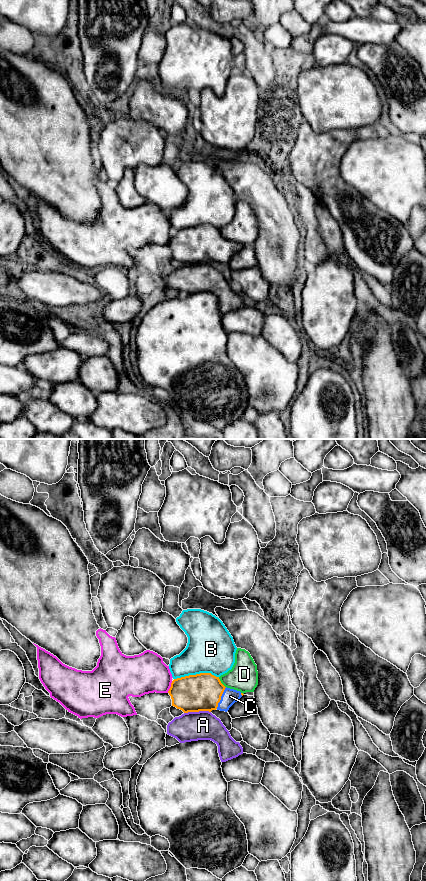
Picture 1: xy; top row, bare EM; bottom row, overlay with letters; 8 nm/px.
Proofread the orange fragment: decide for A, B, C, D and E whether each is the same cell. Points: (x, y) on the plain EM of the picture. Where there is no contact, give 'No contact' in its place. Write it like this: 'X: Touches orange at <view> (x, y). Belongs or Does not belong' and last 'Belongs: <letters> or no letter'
A: Touches orange at xy (197, 263). Does not belong
B: Touches orange at xy (196, 226). Does not belong
C: Touches orange at xy (220, 250). Belongs
D: Touches orange at xy (220, 234). Does not belong
E: Touches orange at xy (170, 239). Does not belong
Belongs: C

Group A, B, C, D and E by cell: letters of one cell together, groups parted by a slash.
A / B D / C / E

